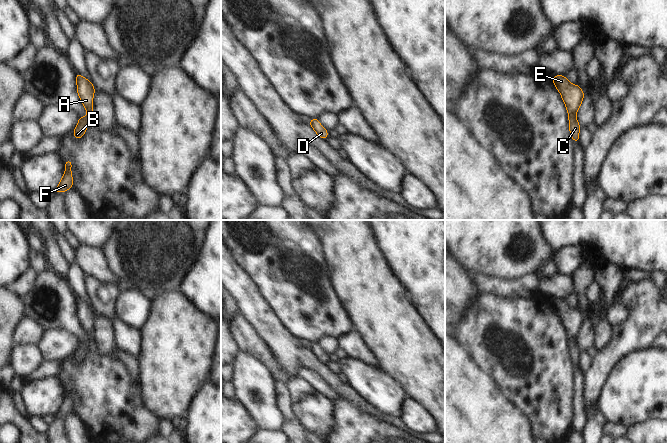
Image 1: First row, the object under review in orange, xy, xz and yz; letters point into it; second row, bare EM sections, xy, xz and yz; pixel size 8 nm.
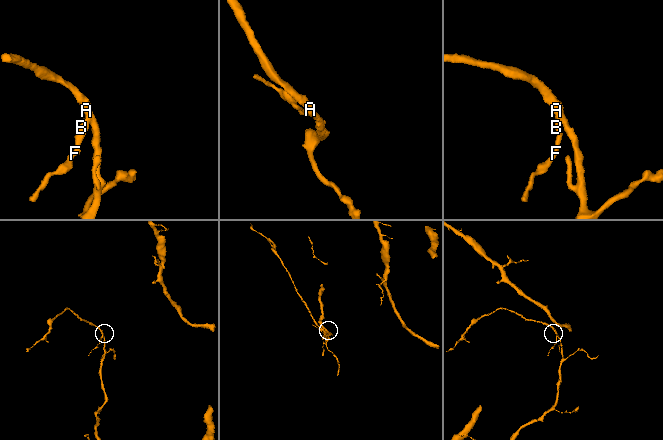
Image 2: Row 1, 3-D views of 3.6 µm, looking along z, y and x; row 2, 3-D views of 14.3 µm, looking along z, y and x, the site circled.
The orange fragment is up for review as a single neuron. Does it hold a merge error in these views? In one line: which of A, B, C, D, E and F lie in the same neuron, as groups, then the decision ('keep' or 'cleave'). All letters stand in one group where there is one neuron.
groups A D E / B C F; cleave

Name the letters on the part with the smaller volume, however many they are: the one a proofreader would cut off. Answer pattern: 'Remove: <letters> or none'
Remove: B, C, F

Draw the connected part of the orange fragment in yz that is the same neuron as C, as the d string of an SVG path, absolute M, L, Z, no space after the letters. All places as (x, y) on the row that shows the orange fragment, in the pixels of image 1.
M569 114L569 130L572 136L572 139L575 142L579 141L579 130L580 130L580 126L579 123L576 119L576 117L572 116Z

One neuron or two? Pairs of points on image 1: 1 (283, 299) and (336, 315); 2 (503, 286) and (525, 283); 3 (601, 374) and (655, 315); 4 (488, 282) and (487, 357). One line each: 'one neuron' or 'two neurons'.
1: one neuron
2: one neuron
3: one neuron
4: two neurons

